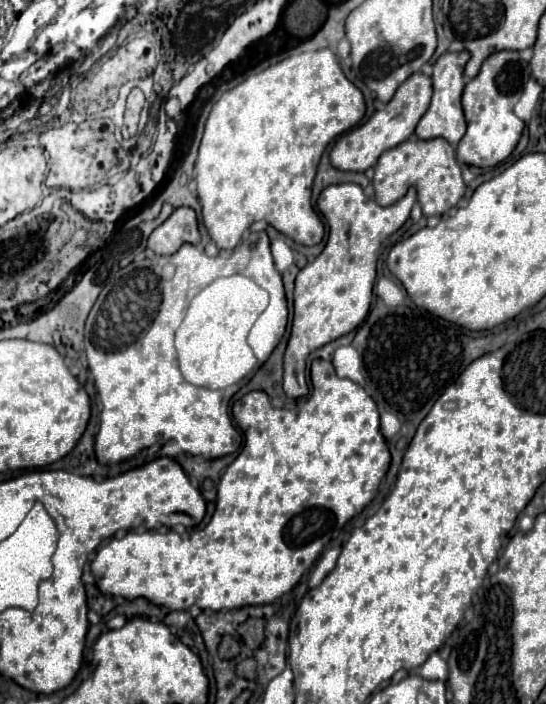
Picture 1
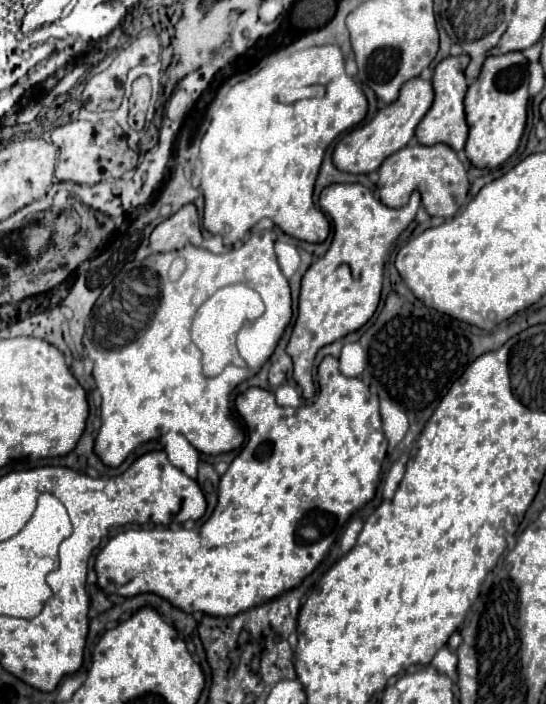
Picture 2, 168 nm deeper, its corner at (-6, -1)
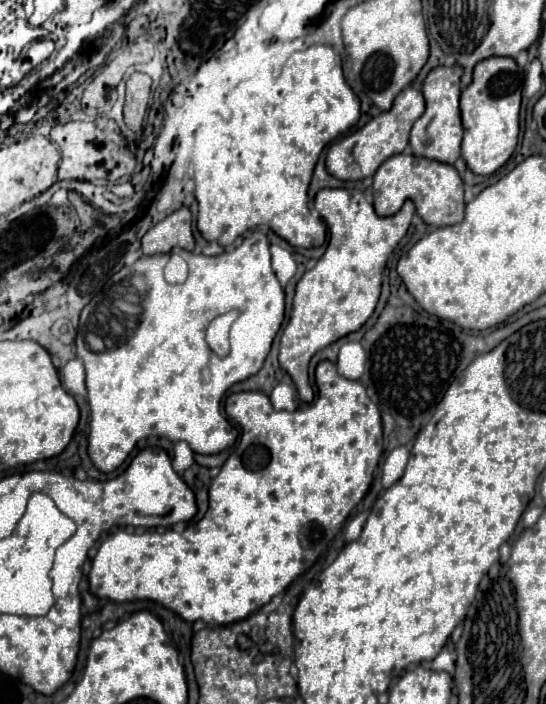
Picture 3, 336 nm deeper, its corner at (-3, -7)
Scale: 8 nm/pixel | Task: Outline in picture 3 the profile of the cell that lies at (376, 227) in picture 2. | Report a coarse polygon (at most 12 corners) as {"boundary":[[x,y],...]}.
{"boundary":[[322,188],[330,240],[296,284],[280,364],[302,402],[310,358],[372,316],[414,204],[380,218]]}

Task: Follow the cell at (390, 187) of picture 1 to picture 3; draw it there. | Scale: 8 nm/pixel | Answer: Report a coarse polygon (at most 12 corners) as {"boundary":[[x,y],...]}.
{"boundary":[[396,154],[374,174],[378,216],[412,200],[432,226],[464,220],[454,166]]}

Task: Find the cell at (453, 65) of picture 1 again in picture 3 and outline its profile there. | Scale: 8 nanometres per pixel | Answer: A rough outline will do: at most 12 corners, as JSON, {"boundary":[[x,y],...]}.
{"boundary":[[460,66],[430,70],[426,112],[410,132],[414,156],[460,158]]}

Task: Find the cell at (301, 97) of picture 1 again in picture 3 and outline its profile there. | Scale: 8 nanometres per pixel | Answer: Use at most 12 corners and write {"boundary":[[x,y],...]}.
{"boundary":[[324,44],[196,132],[198,230],[314,248],[308,189],[360,102]]}

